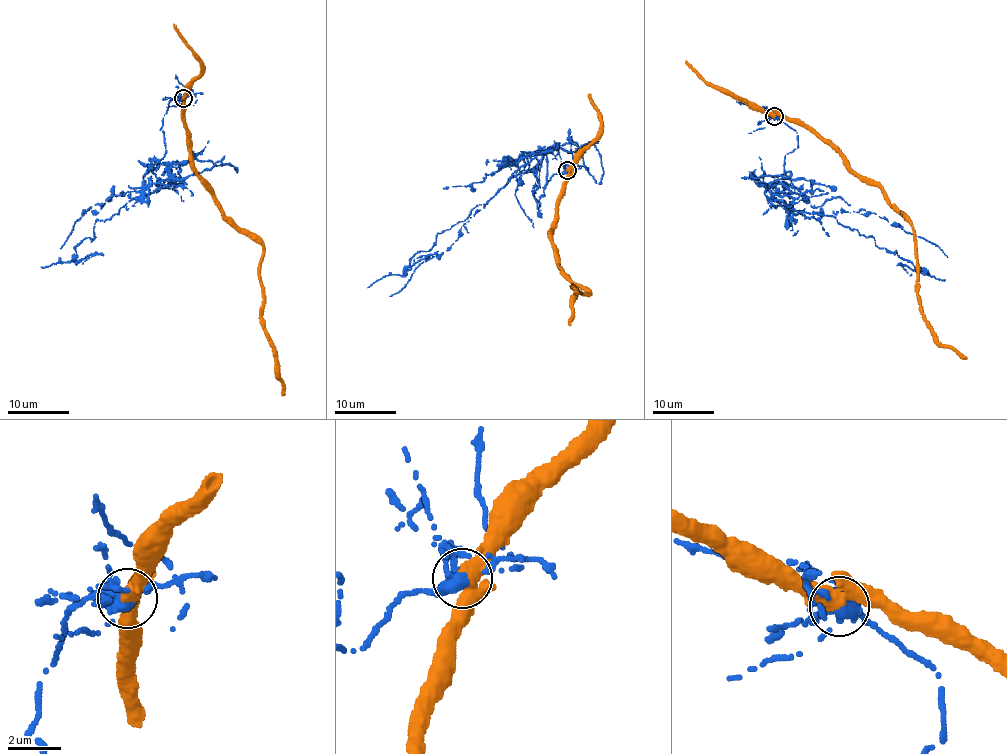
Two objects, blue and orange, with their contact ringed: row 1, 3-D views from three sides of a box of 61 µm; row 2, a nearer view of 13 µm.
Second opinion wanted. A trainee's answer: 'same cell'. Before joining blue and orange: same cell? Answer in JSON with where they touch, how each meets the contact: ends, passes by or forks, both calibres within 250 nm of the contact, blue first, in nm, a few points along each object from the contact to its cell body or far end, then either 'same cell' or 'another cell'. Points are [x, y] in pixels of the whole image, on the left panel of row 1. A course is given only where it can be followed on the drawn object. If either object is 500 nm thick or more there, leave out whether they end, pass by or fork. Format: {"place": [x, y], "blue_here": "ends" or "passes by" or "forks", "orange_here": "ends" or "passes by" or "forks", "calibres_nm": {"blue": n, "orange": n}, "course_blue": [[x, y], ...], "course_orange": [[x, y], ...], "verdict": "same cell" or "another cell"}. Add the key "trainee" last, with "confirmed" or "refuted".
{"place": [183, 98], "blue_here": "forks", "orange_here": "forks", "calibres_nm": {"blue": 320, "orange": 440}, "course_blue": [[183, 98], [170, 100], [165, 153], [154, 160], [169, 177], [96, 221], [71, 260], [41, 266]], "course_orange": [[183, 98], [194, 169], [203, 178], [218, 208], [262, 246], [262, 326], [284, 395]], "verdict": "another cell", "trainee": "refuted"}

